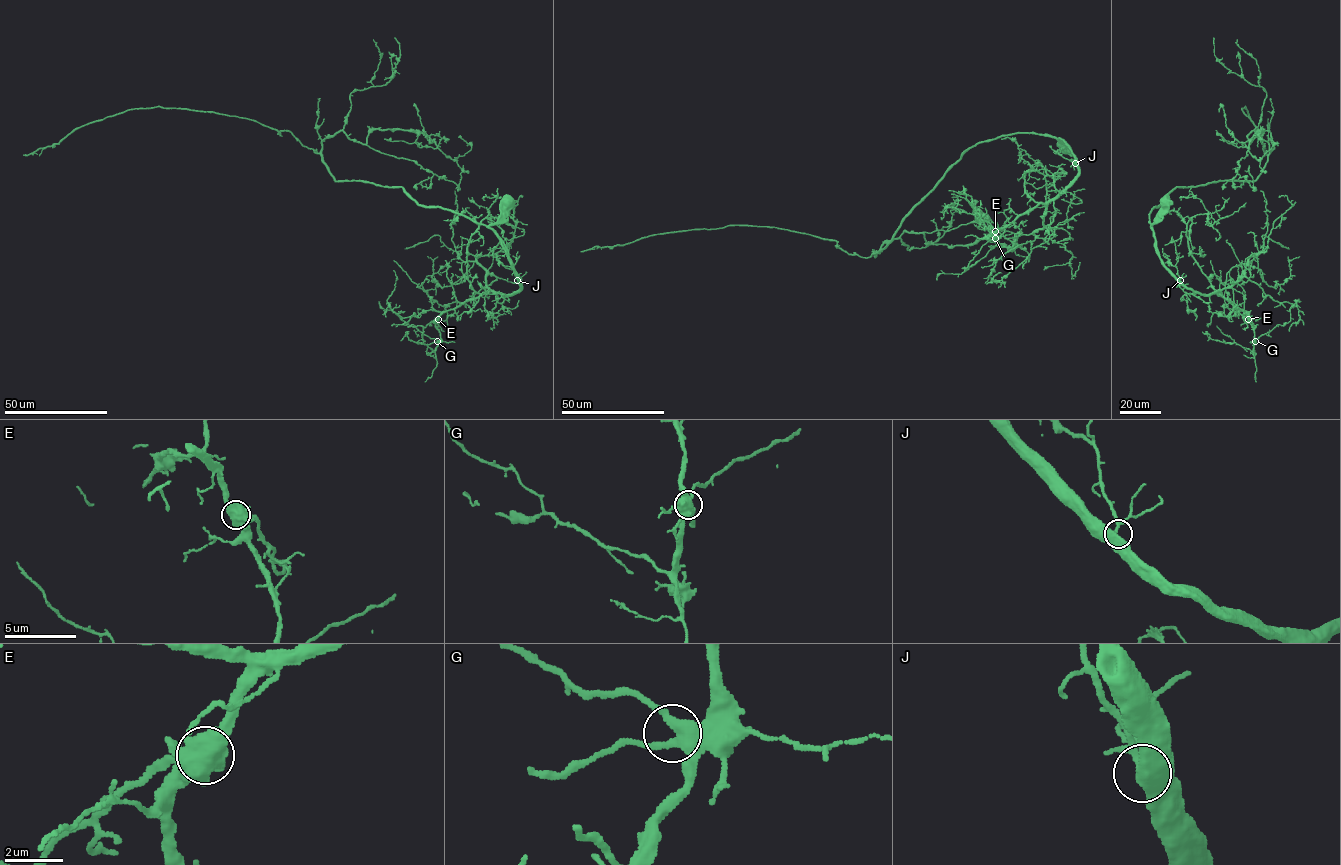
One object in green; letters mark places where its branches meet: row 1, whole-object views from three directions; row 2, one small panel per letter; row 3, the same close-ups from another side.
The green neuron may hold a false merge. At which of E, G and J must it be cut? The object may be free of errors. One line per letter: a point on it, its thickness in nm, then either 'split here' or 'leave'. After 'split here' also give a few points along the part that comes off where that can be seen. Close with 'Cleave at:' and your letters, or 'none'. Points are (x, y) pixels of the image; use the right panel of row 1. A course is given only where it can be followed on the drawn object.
E: (1248, 319) | 650 nm | leave
G: (1255, 341) | 400 nm | leave
J: (1180, 280) | 360 nm | leave
Cleave at: none

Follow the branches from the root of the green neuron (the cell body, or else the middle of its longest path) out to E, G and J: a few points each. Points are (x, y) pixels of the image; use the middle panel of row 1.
E: (1066, 148), (1047, 134), (1067, 145), (1076, 160), (1074, 179), (1055, 197), (995, 232)
G: (1066, 148), (1047, 134), (1067, 145), (1076, 160), (1074, 179), (1055, 197), (996, 230), (995, 238)
J: (1066, 148), (1047, 134), (1061, 138), (1068, 145), (1075, 163)

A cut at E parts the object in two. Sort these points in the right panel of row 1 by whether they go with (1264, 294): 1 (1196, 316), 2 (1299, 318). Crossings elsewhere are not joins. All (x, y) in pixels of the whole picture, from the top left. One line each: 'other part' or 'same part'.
1: same part
2: same part

